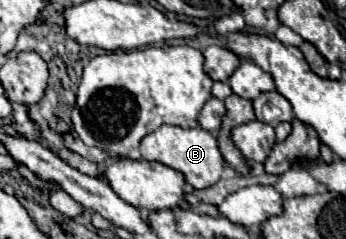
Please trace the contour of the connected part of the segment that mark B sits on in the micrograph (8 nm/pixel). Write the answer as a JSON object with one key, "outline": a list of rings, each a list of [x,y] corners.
{"outline":[[[161,125],[157,131],[149,133],[141,141],[141,155],[147,161],[157,161],[175,171],[181,171],[187,183],[191,183],[195,189],[207,189],[215,185],[225,165],[225,159],[221,157],[221,151],[217,147],[217,139],[205,129],[181,129],[181,127]]]}

